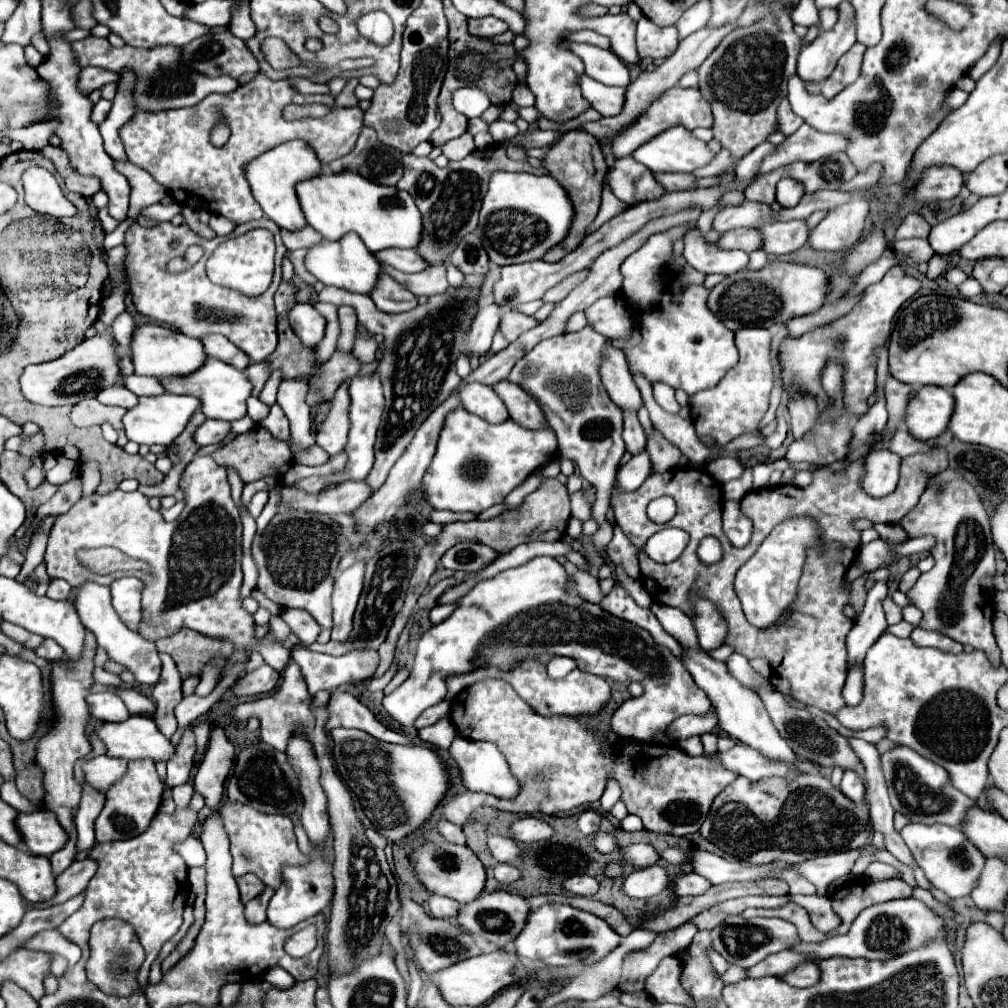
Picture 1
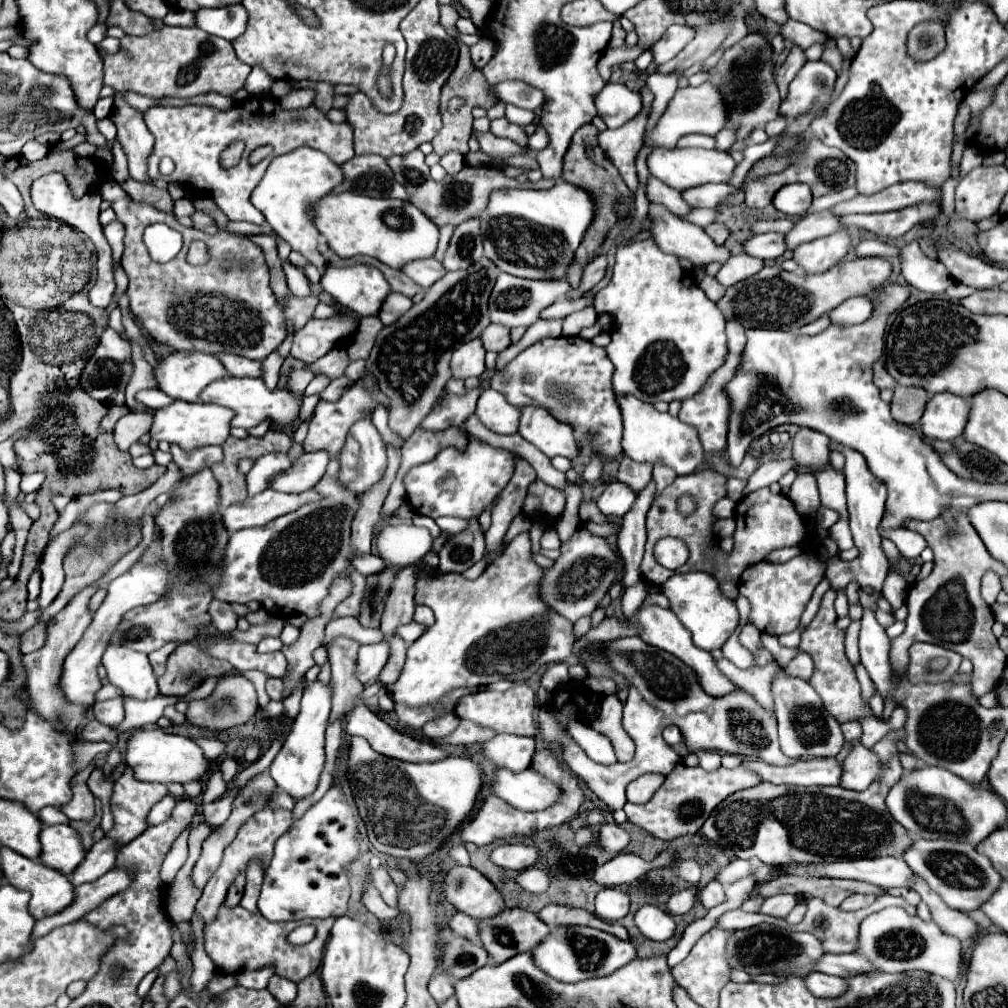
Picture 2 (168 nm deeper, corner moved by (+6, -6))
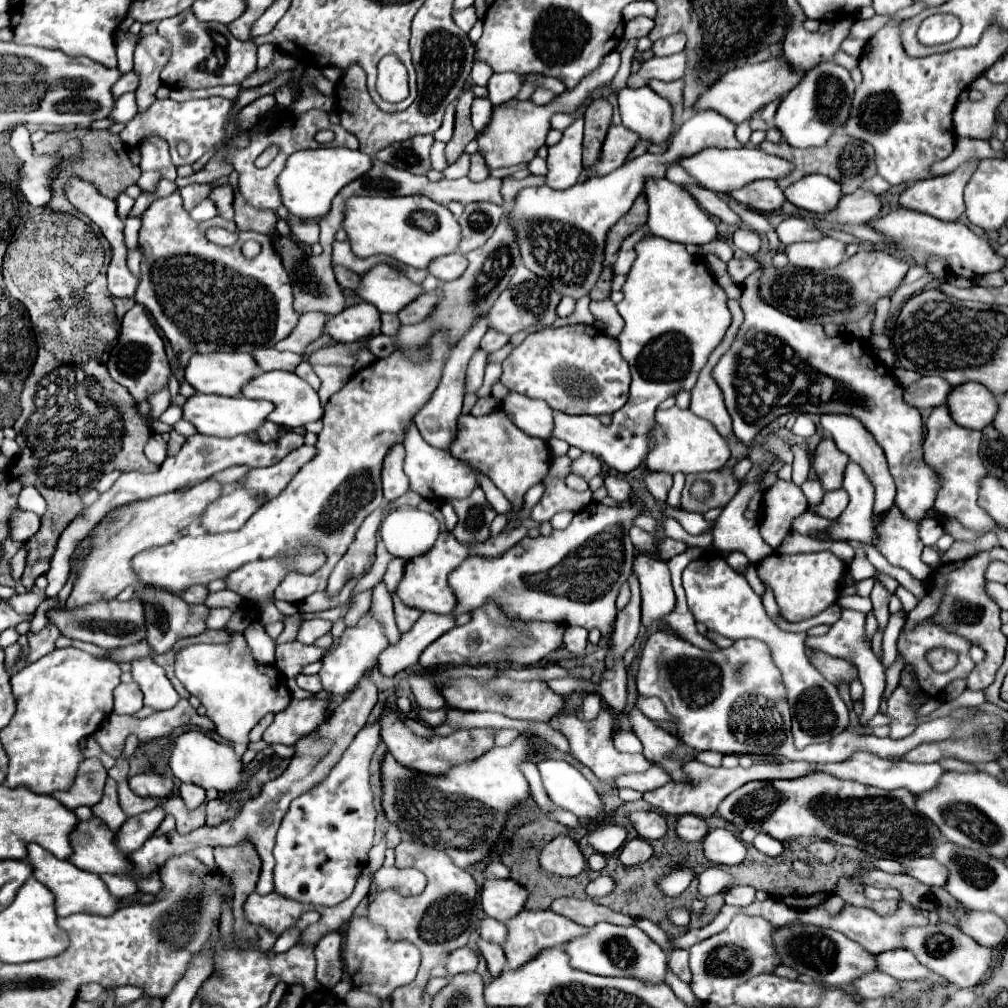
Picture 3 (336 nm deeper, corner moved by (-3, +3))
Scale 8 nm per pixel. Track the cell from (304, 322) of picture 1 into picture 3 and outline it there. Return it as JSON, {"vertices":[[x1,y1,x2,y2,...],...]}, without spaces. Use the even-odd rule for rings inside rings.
{"vertices":[[368,302,348,306,324,324,324,334,334,342,356,342,380,334,378,310]]}

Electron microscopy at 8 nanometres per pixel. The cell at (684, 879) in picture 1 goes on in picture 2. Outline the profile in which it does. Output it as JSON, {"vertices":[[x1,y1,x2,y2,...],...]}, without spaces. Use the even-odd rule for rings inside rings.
{"vertices":[[711,881,705,889,699,891,699,899,701,899,701,903,703,903,707,909,711,909,711,907,715,907,715,905,721,905,727,897,725,897,723,885,717,883,717,881]]}

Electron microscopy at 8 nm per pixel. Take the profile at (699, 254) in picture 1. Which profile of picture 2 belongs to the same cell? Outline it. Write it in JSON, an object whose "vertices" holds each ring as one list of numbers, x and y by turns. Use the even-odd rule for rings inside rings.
{"vertices":[[651,203,651,205,649,205,649,215,647,215,647,217,649,217,649,221,651,221,649,233,653,235,653,241,659,245,659,249,661,249,663,253,673,253,673,255,677,255,677,257,681,257,681,259,685,257,685,259,689,259,693,265,709,265,709,263,713,263,713,261,725,263,725,261,731,257,725,247,717,247,717,245,711,241,711,237,705,233,703,227,693,225,693,223,689,223,689,221,685,221,685,219,673,215,671,211,667,211,667,207,663,207,663,205,659,205,659,203]]}

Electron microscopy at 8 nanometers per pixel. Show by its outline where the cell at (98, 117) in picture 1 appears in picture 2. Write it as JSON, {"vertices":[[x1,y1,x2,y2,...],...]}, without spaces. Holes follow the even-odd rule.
{"vertices":[[113,97,99,99,99,101,97,101,97,105,93,107,93,113,95,113,95,117,97,117,97,119,103,119,103,117,109,117,111,107,113,107]]}

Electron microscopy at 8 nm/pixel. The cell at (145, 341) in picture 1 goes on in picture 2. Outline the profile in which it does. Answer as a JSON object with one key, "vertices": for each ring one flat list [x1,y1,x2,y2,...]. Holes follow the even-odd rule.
{"vertices":[[175,351,159,361,159,367,155,369,159,389,169,397,183,401,199,401,207,383,225,377,229,377,225,365,215,355,201,351]]}

